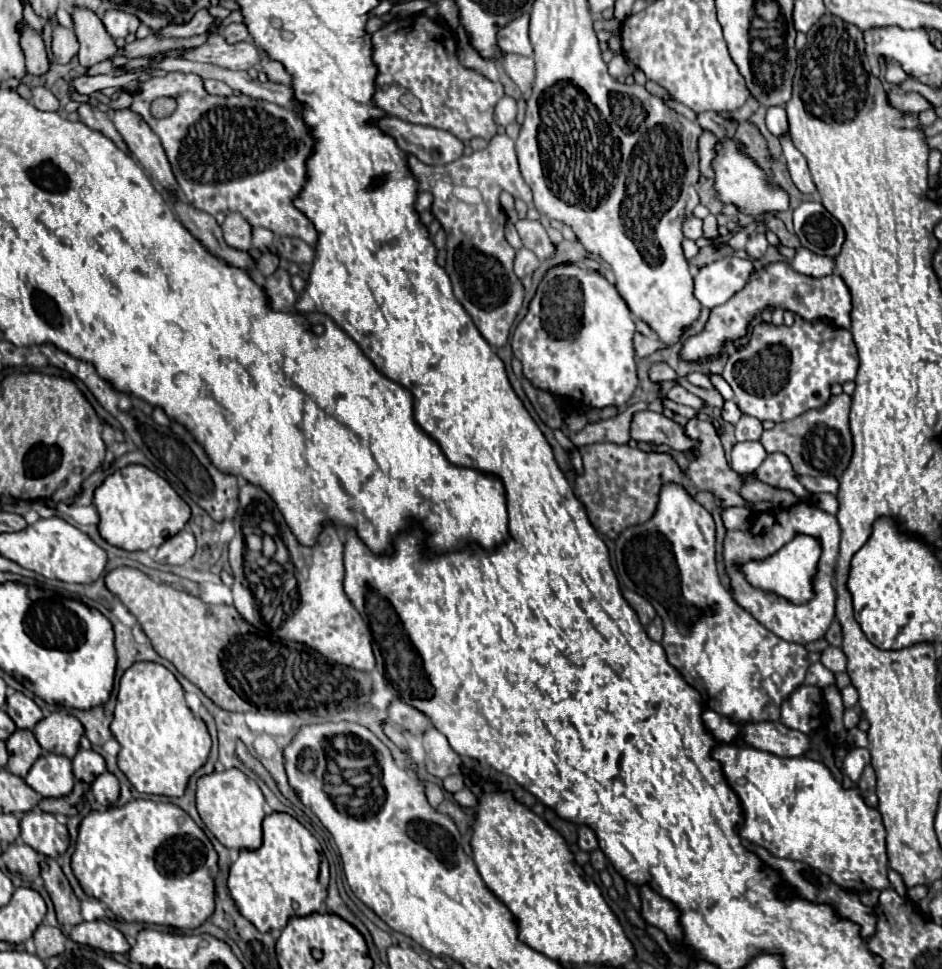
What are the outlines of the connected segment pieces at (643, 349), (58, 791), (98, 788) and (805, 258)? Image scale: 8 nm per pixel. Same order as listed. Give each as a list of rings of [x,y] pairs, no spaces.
[[[635,334],[635,352],[639,354],[639,356],[649,356],[649,354],[653,354],[655,350],[659,350],[659,348],[663,348],[665,344],[659,340],[659,338],[647,338],[647,336],[643,336],[643,334]]]
[[[41,754],[25,776],[25,782],[43,798],[67,796],[75,784],[71,760],[59,754]]]
[[[105,772],[99,778],[95,778],[95,782],[91,784],[91,792],[95,794],[99,804],[111,806],[119,798],[119,780],[115,778],[115,774]]]
[[[799,248],[793,262],[791,262],[793,270],[797,270],[803,276],[811,276],[811,278],[823,278],[833,274],[835,262],[831,262],[829,258],[823,258],[819,254],[811,254],[811,250],[803,250]]]

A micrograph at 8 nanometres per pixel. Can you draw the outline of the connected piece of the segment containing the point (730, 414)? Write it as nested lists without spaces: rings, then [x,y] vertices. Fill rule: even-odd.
[[[727,400],[725,406],[723,406],[721,416],[723,416],[725,422],[729,422],[729,424],[737,424],[739,418],[741,418],[741,410],[739,410],[739,406],[737,406],[733,400]]]

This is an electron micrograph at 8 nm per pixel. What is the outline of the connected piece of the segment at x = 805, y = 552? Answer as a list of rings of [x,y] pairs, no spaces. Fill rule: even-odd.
[[[801,534],[799,538],[793,538],[787,546],[783,546],[771,558],[767,558],[763,562],[747,562],[743,566],[743,572],[745,572],[745,578],[749,580],[751,586],[779,594],[795,604],[803,604],[803,602],[809,602],[813,598],[811,578],[815,576],[819,554],[821,554],[821,548],[815,542],[815,538],[807,538]]]

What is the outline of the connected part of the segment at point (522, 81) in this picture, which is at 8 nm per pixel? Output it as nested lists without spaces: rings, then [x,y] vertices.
[[[505,54],[501,66],[507,72],[507,76],[519,86],[523,96],[529,96],[531,82],[535,78],[533,58],[523,58],[523,56],[517,56],[517,54]]]

